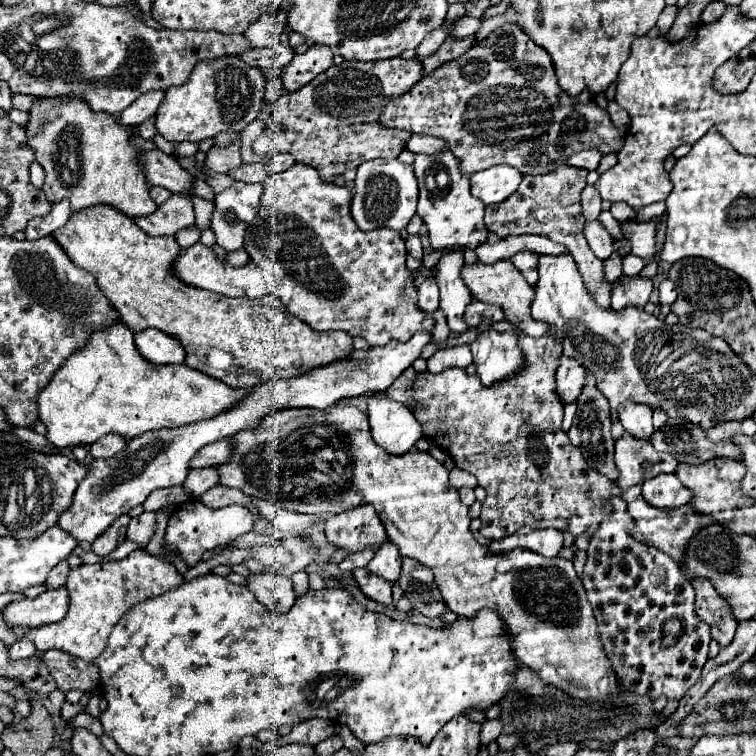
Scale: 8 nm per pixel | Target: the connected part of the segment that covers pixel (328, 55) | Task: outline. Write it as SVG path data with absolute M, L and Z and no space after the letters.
M321 44L311 46L305 54L293 56L293 60L281 72L285 90L295 92L303 88L311 80L315 80L315 76L325 72L331 64L333 64L333 52L329 52L329 48Z

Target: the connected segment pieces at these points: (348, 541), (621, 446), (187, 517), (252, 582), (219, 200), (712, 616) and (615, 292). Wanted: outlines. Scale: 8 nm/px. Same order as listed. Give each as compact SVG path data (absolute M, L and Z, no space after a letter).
M369 506L329 516L325 522L325 534L331 544L343 548L347 554L379 548L387 542L385 526L381 524L377 512Z
M623 432L615 440L615 464L619 468L617 486L623 490L659 474L669 474L679 466L671 454L657 452L651 442L637 440L629 432Z
M191 500L187 504L187 508L177 508L171 518L169 518L169 524L167 524L167 530L165 530L165 544L177 548L181 552L181 558L189 564L189 566L195 566L203 552L215 548L215 546L221 546L221 544L227 544L231 540L235 540L237 536L249 532L253 528L253 514L243 508L243 506L225 506L225 508L209 508L205 506L203 502L199 500Z
M251 574L247 578L249 590L257 596L261 604L265 604L271 612L285 614L295 604L293 582L287 576L279 574Z
M235 180L229 188L217 194L211 230L217 236L217 244L229 250L243 248L243 236L247 224L257 216L261 184L245 184Z
M697 578L693 580L693 586L697 592L697 600L695 600L697 616L709 624L713 640L717 640L721 646L729 646L737 628L737 622L731 620L729 604L715 592L709 580Z
M639 274L621 276L621 284L611 288L611 306L613 310L623 310L627 304L643 308L649 302L649 294L653 290L653 282Z

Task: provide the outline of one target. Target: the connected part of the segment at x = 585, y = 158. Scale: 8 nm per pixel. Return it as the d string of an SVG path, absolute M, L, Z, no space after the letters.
M583 150L583 152L577 152L577 154L569 156L567 164L569 166L579 166L579 168L585 168L585 170L597 170L601 156L603 154L597 152L597 150Z

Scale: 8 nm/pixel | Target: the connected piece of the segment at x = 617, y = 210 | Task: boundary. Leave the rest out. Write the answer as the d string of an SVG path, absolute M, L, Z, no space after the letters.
M613 204L611 206L611 214L615 220L619 222L627 222L627 220L637 220L637 212L633 208L629 208L627 204Z

